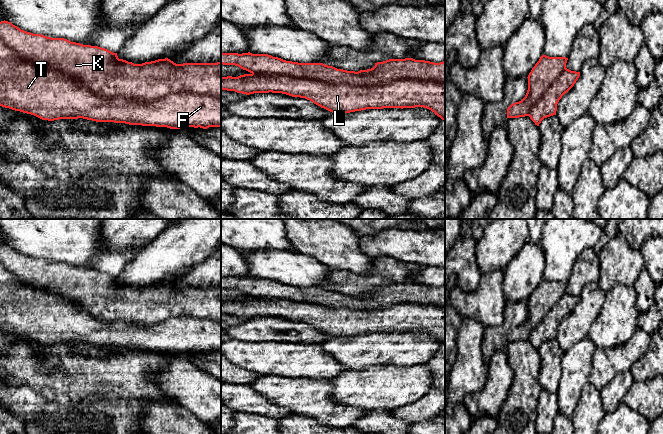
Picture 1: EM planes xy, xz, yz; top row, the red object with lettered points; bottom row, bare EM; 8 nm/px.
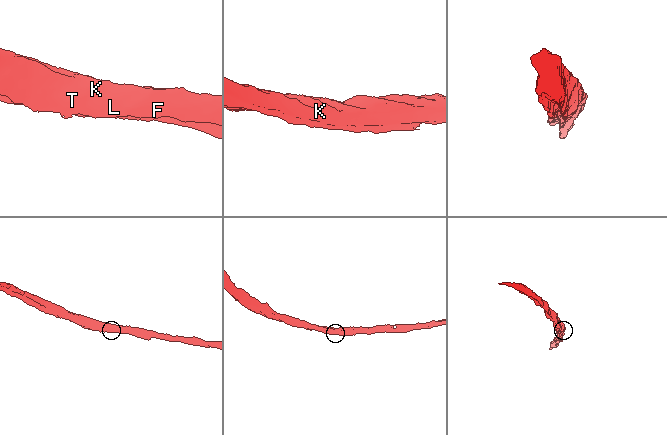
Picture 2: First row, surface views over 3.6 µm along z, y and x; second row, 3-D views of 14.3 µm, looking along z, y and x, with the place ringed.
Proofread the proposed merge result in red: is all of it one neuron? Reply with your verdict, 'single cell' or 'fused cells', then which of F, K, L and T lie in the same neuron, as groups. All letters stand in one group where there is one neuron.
fused cells; F L T / K

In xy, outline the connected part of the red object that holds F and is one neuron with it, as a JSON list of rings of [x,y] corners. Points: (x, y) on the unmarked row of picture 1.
[[[0,262],[0,330],[34,339],[42,344],[83,342],[96,346],[180,352],[221,351],[221,322],[192,317],[173,317],[144,325],[105,322],[92,317],[77,303],[56,293],[39,289],[10,273]]]

